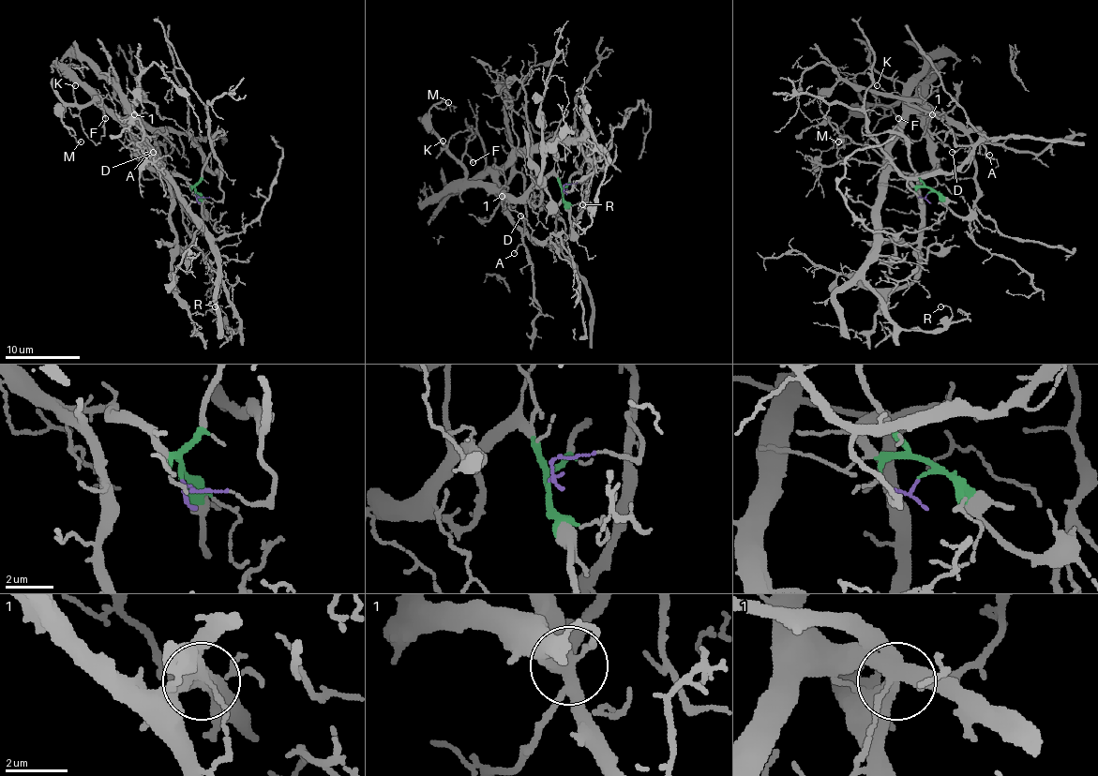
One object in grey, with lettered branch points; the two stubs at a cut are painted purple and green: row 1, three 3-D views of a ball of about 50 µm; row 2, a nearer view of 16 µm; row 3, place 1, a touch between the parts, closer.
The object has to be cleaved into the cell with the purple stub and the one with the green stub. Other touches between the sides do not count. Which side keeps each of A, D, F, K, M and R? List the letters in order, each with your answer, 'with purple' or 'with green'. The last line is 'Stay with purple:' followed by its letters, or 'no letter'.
A: with purple
D: with purple
F: with green
K: with green
M: with green
R: with purple
Stay with purple: A, D, R

